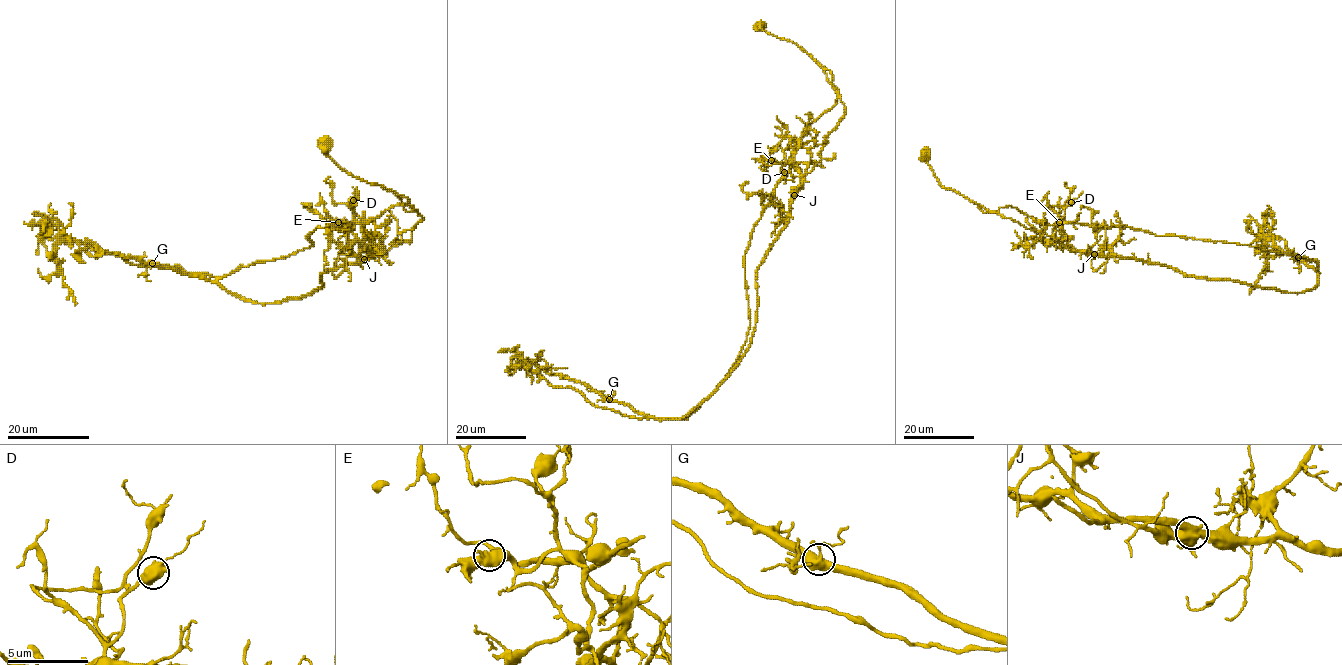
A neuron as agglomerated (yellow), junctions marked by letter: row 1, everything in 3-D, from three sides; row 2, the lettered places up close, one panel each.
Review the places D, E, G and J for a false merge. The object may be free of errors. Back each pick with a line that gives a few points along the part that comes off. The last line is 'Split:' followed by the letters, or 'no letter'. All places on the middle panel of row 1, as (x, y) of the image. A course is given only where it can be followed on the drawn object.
J: Course of the part to remove: (794, 194), (808, 164), (789, 164), (755, 225), (746, 342), (686, 418), (593, 406), (497, 352)
Split: J

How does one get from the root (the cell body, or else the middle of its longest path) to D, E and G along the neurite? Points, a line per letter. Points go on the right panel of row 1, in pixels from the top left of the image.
D: (924, 153), (922, 157), (941, 186), (964, 195), (985, 213), (1012, 206), (1040, 222), (1056, 224), (1071, 202)
E: (924, 153), (941, 186), (985, 213), (1012, 206), (1040, 222), (1059, 222)
G: (924, 153), (941, 186), (1052, 236), (1070, 251), (1133, 257), (1287, 292), (1311, 290), (1318, 272), (1298, 257)

